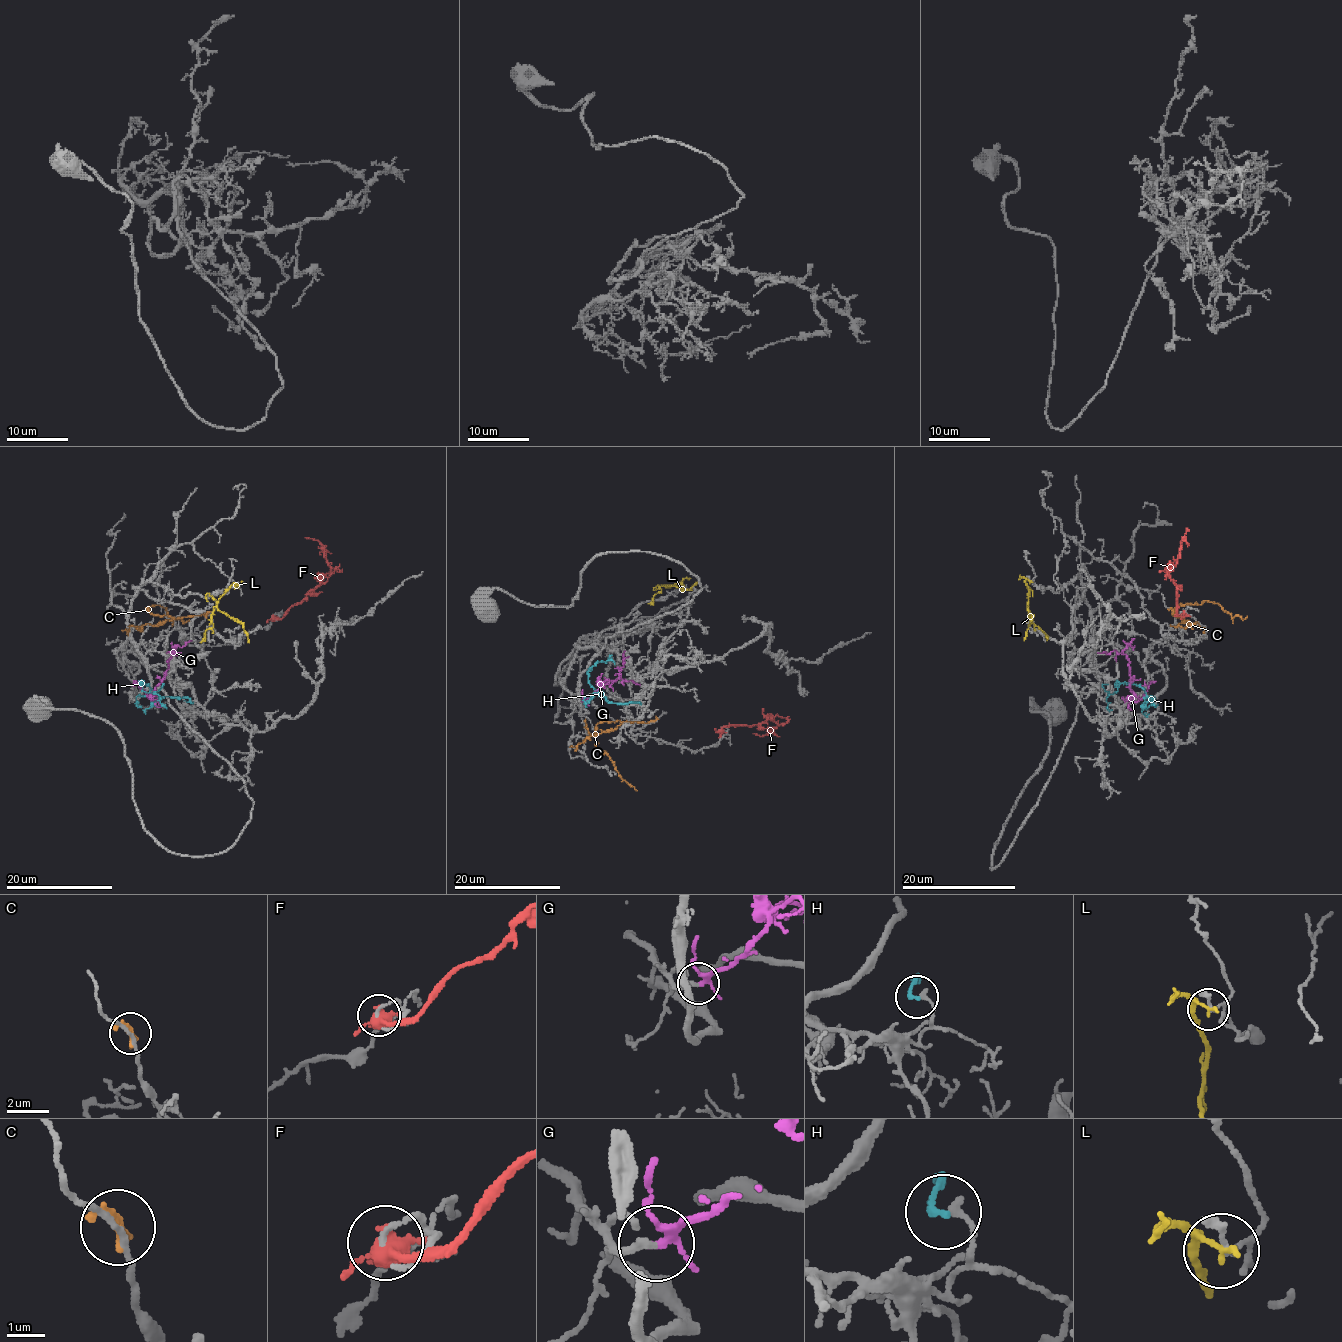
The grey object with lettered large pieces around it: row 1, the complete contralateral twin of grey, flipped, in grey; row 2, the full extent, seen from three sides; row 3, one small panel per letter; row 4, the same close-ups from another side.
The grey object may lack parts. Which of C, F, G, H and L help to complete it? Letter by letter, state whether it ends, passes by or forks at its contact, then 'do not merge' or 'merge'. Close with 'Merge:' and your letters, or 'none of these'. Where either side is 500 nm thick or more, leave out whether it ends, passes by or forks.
C: it forks; do not merge
F: it forks; do not merge
G: it forks; merge
H: it passes by; do not merge
L: it ends; do not merge
Merge: G

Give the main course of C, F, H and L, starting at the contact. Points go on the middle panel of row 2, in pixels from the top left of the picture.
C: (654, 721), (602, 721), (596, 725), (597, 749), (604, 752), (621, 777), (637, 790)
F: (721, 731), (730, 725), (754, 725), (769, 717), (778, 725), (761, 736), (753, 733)
H: (640, 703), (609, 703), (589, 683), (588, 672), (598, 662), (608, 659), (614, 664)
L: (683, 587), (678, 583), (665, 586), (689, 588), (697, 582)

